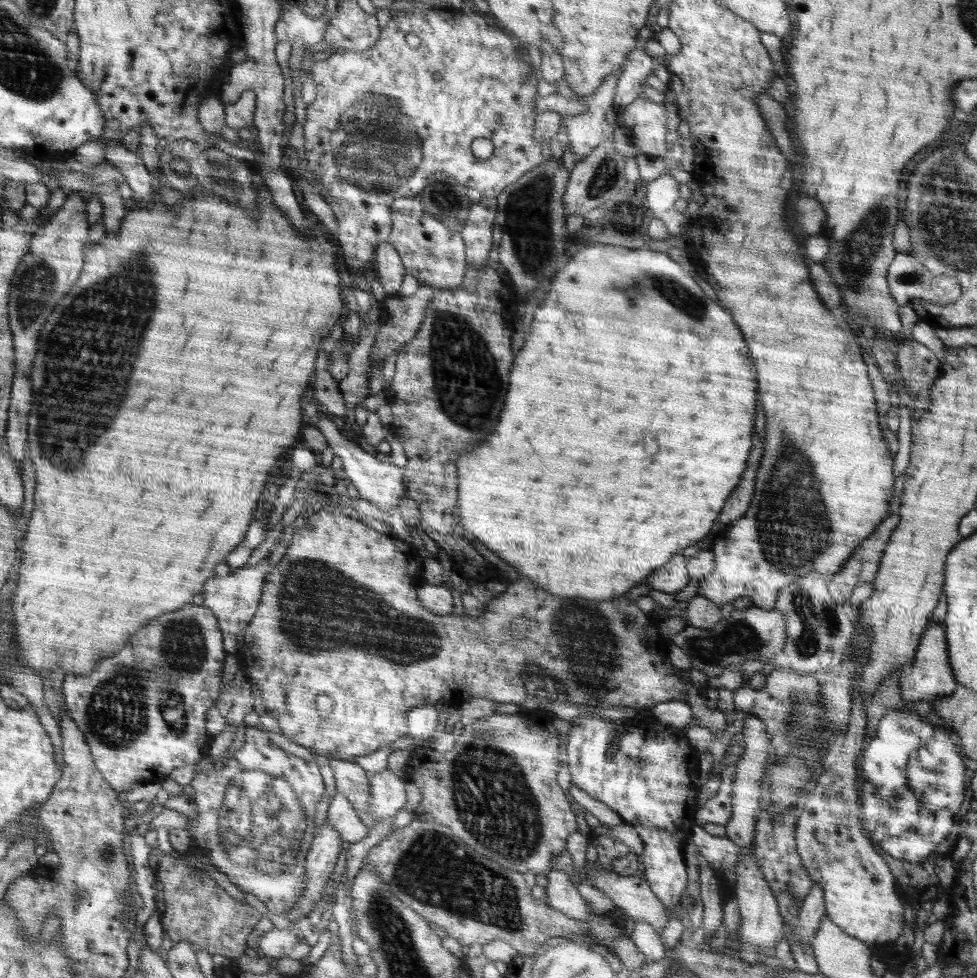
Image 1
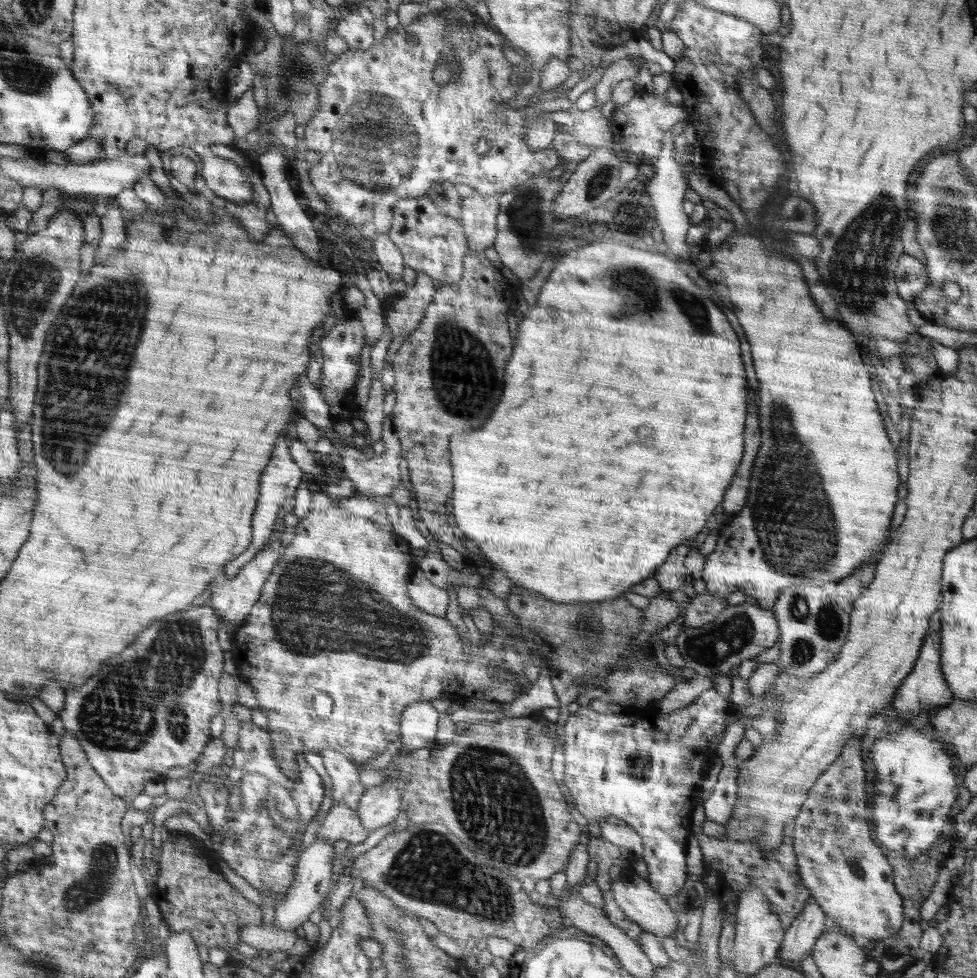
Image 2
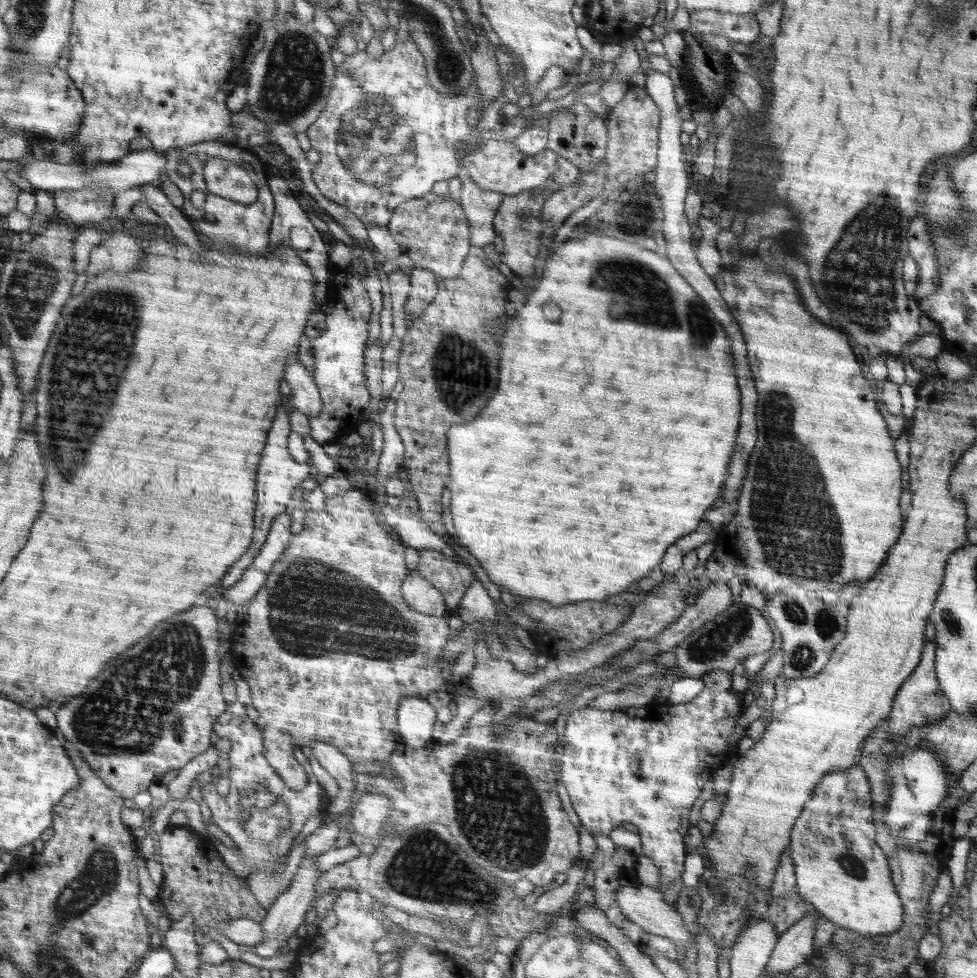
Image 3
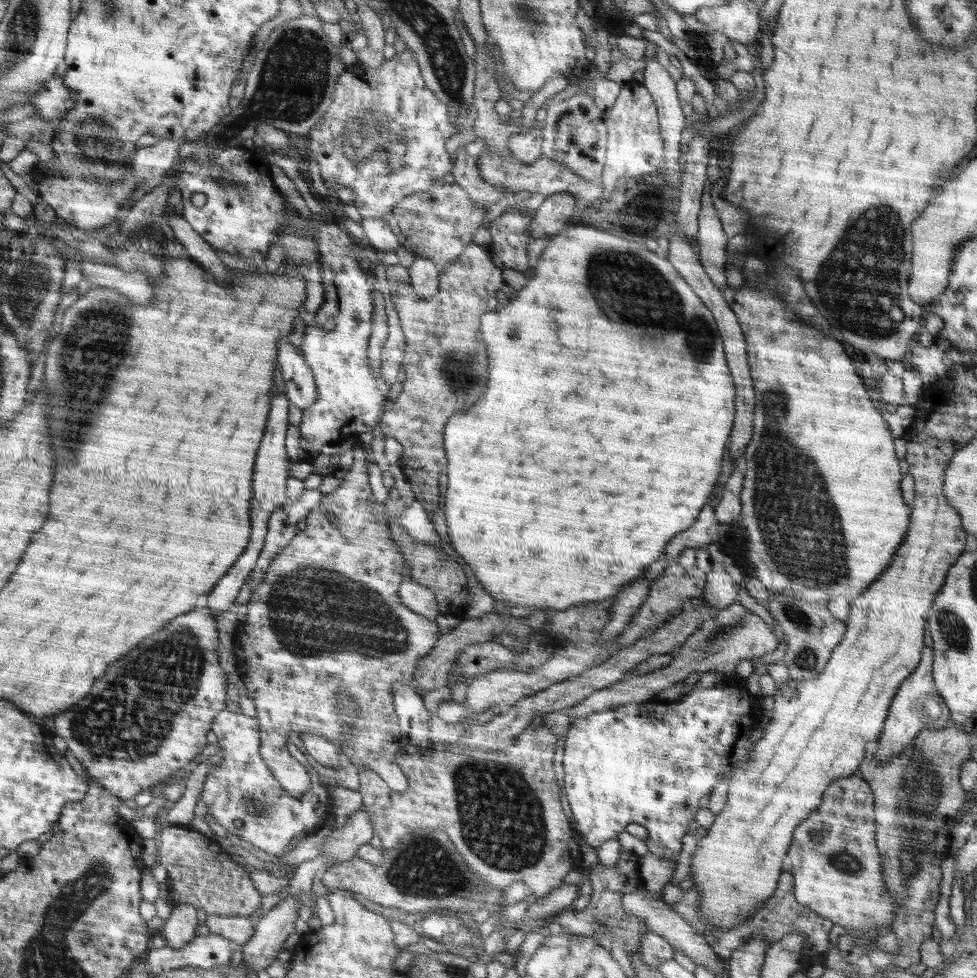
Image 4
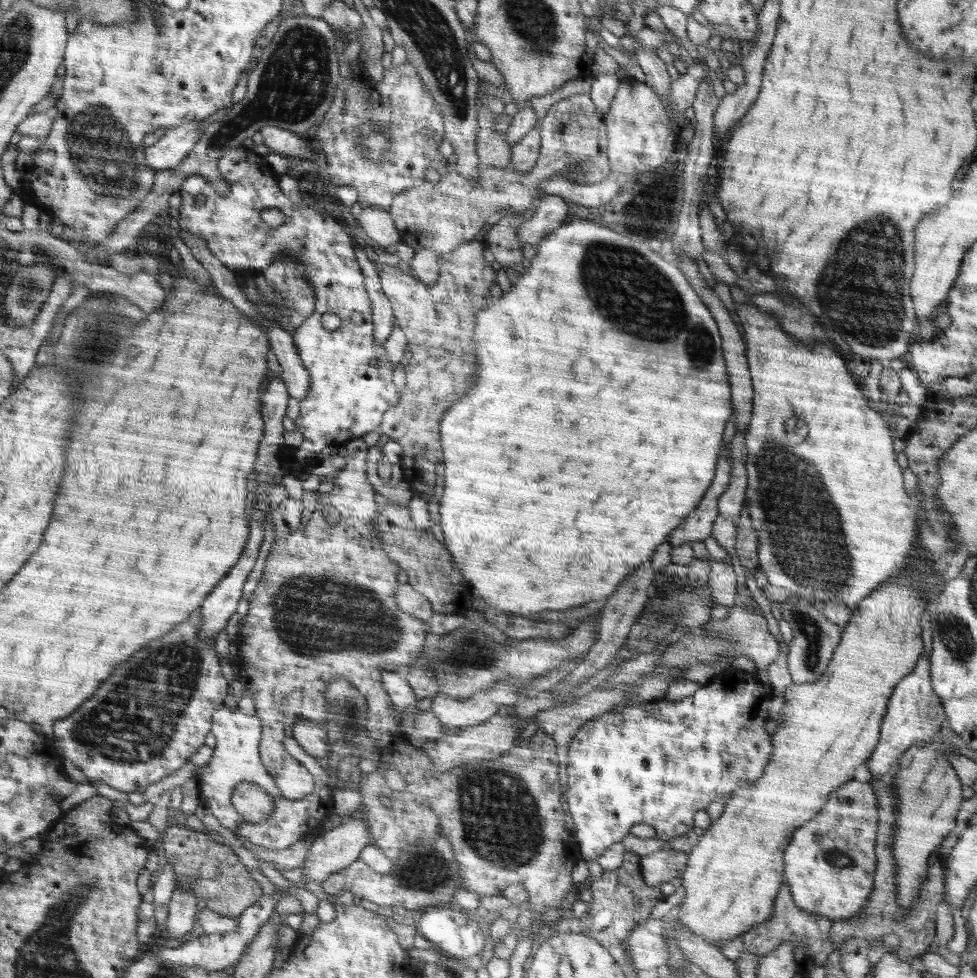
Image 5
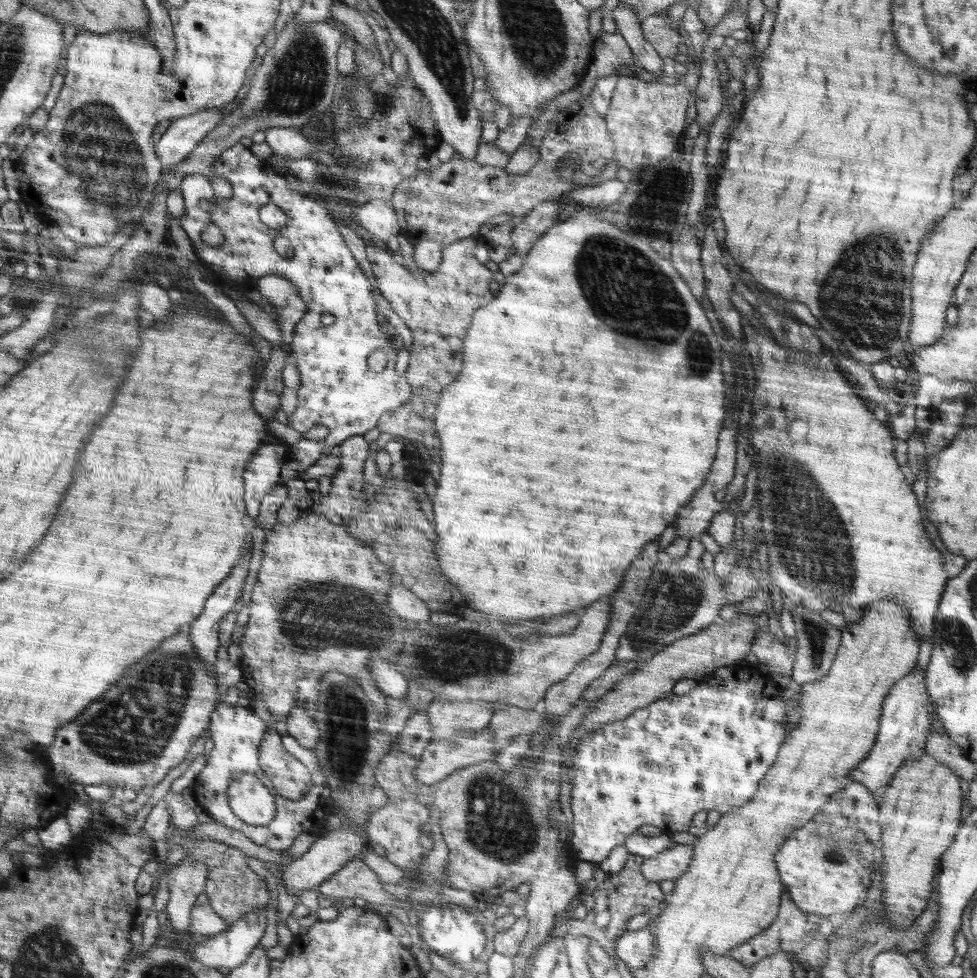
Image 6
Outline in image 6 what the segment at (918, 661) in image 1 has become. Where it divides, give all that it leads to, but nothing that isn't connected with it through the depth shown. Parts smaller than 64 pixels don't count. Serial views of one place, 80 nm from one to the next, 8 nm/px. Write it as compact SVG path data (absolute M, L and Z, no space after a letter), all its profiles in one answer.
M914 669L901 678L884 699L876 742L860 765L852 769L848 782L862 784L870 794L879 798L908 758L920 758L925 754L925 741L937 716L935 706L925 685L925 672Z

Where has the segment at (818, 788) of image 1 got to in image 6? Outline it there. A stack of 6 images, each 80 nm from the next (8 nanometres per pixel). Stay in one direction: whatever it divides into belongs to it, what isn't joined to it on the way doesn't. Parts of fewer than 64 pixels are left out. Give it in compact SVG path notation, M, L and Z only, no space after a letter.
M858 782L846 783L840 792L831 796L827 804L806 825L795 829L776 854L779 874L795 905L813 916L829 917L837 912L853 912L867 898L872 876L878 864L881 828L878 822L878 798Z

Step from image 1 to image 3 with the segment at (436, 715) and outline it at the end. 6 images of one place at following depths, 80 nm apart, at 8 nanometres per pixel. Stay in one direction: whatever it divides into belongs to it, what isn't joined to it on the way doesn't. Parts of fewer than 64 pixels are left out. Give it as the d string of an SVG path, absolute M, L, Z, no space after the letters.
M408 696L400 701L398 727L402 748L422 749L430 746L436 721L436 709L426 699Z

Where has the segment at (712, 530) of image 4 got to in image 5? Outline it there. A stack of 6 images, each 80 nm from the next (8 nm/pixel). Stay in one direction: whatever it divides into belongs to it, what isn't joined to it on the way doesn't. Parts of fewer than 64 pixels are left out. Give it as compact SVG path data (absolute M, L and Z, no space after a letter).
M726 450L726 454L720 454L720 470L716 470L716 482L712 482L712 490L704 494L704 502L690 513L684 526L672 534L672 542L669 542L672 547L680 546L683 542L704 541L711 536L712 525L719 515L717 502L728 486L730 475L731 464Z

